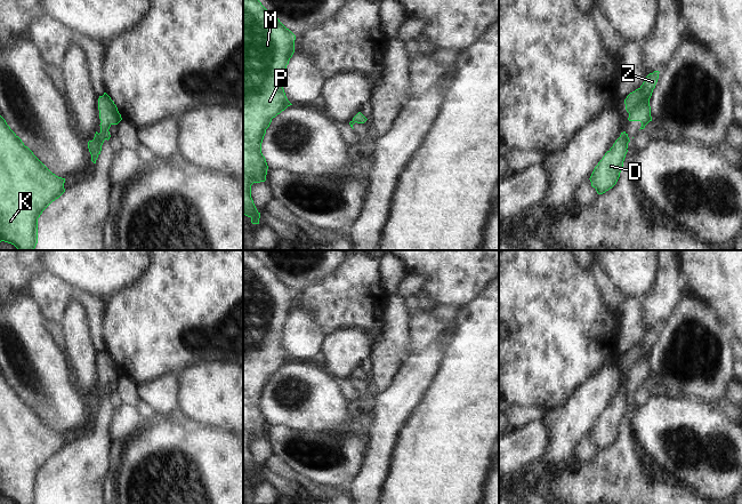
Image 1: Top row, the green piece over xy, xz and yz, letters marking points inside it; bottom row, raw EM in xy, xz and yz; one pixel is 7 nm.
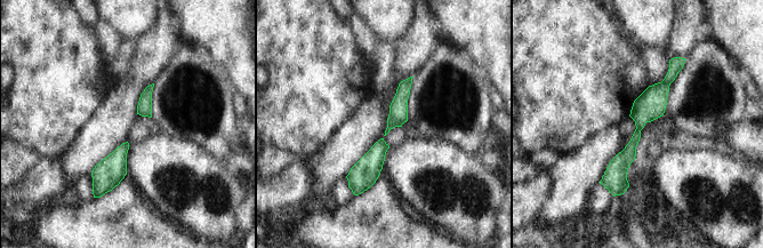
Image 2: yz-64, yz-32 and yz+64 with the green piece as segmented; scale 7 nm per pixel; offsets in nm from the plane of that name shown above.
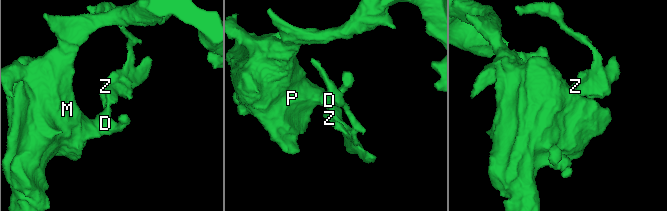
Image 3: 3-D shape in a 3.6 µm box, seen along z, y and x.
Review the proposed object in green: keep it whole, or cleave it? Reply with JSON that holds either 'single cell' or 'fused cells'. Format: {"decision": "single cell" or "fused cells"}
{"decision": "fused cells"}

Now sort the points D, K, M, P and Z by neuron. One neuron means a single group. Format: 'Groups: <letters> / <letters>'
Groups: D K M P / Z

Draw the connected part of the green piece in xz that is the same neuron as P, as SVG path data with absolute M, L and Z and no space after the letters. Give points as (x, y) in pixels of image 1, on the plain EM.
M243 250L243 470L259 480L260 469L251 454L251 441L266 437L267 418L261 399L272 375L292 361L284 349L284 327L295 309L296 291L269 269L253 250Z

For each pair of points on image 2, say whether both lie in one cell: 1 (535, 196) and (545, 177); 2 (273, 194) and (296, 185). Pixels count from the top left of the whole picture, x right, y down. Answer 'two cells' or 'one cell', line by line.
1: one cell
2: one cell

